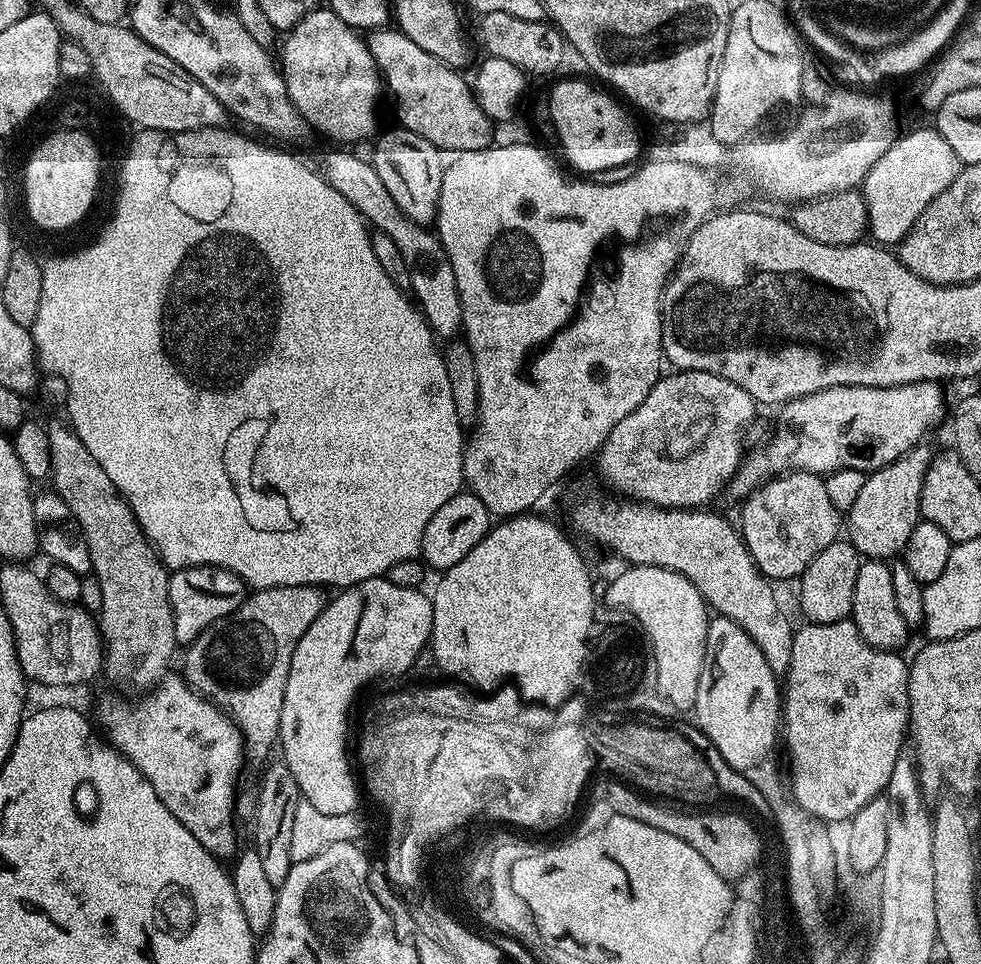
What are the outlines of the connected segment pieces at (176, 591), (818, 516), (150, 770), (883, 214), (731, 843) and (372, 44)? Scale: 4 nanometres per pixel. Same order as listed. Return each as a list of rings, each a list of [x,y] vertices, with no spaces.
[[[209,564],[193,568],[177,568],[169,575],[170,606],[174,614],[174,634],[177,645],[187,646],[198,638],[203,628],[231,617],[246,599],[244,579],[225,568]]]
[[[785,472],[761,484],[746,497],[743,504],[738,531],[744,537],[744,544],[760,573],[772,582],[795,581],[806,570],[806,566],[810,566],[810,562],[814,562],[814,558],[822,554],[826,546],[833,544],[842,532],[842,514],[830,503],[824,481],[815,472]]]
[[[165,675],[141,698],[102,697],[99,727],[108,743],[131,760],[154,786],[154,794],[162,798],[166,810],[202,842],[209,854],[235,857],[238,847],[232,816],[234,820],[240,767],[246,764],[244,738],[240,727],[219,704],[205,700],[183,675],[172,675]]]
[[[935,127],[920,128],[917,132],[906,133],[905,136],[903,133],[890,146],[890,150],[886,150],[886,154],[882,154],[878,162],[874,162],[862,185],[864,201],[868,207],[868,231],[871,239],[881,246],[899,245],[904,235],[914,226],[916,219],[926,210],[926,206],[934,202],[934,198],[938,198],[938,194],[942,194],[942,190],[950,186],[950,182],[954,182],[961,167],[954,150],[950,150],[950,142],[946,142],[946,138],[942,138]]]
[[[600,782],[600,792],[604,792],[608,800],[612,800],[612,808],[620,808],[620,813],[635,816],[636,824],[645,823],[646,826],[654,826],[654,830],[662,830],[674,838],[679,838],[681,842],[686,842],[686,846],[698,850],[698,854],[702,854],[702,858],[706,858],[706,862],[710,862],[710,866],[718,870],[722,879],[729,882],[739,881],[744,868],[749,869],[754,859],[762,858],[760,836],[756,833],[757,825],[752,822],[744,824],[746,816],[740,812],[704,812],[708,810],[679,812],[676,808],[663,808],[662,805],[655,804],[652,801],[655,799],[641,794],[627,783],[621,783]]]
[[[385,26],[379,30],[367,33],[368,49],[379,75],[388,83],[392,96],[396,99],[396,112],[401,116],[403,127],[411,132],[417,132],[422,138],[426,138],[441,150],[453,148],[453,153],[480,152],[493,143],[493,121],[480,108],[476,101],[473,89],[463,80],[460,74],[448,74],[441,80],[435,80],[432,76],[424,76],[412,88],[412,71],[415,68],[437,67],[438,61],[418,42],[410,42],[406,34],[395,27]]]

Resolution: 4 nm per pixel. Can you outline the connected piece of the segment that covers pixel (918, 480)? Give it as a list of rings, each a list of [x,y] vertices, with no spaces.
[[[924,447],[911,448],[905,456],[885,468],[877,468],[865,479],[854,506],[846,514],[846,539],[856,547],[861,557],[888,562],[903,553],[910,534],[922,519],[922,482],[934,455],[933,449]]]

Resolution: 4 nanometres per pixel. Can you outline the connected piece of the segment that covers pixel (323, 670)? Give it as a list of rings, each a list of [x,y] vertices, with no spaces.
[[[373,578],[371,580],[363,580],[362,582],[358,582],[357,584],[347,585],[343,590],[337,591],[340,592],[336,597],[329,599],[327,603],[325,603],[324,608],[318,614],[318,618],[314,618],[314,622],[310,622],[310,630],[306,630],[306,634],[302,634],[302,638],[298,642],[298,646],[294,650],[294,658],[290,662],[290,674],[286,678],[286,690],[284,691],[284,697],[282,698],[282,714],[280,715],[280,734],[278,737],[278,748],[279,751],[284,751],[284,756],[282,756],[282,762],[286,767],[290,770],[290,774],[294,774],[294,782],[298,782],[298,790],[300,791],[303,803],[309,804],[310,806],[314,806],[314,810],[318,810],[322,814],[350,814],[351,812],[356,812],[360,807],[360,790],[362,794],[362,788],[359,784],[356,785],[356,780],[352,777],[352,768],[348,765],[348,740],[344,735],[348,732],[348,707],[351,706],[352,703],[356,700],[356,695],[359,694],[360,691],[363,690],[364,687],[367,686],[371,680],[376,680],[379,676],[400,676],[404,671],[407,670],[408,667],[411,666],[412,663],[415,662],[416,659],[420,656],[420,651],[427,649],[429,647],[431,638],[432,638],[432,598],[431,595],[420,588],[407,588],[406,586],[394,586],[394,582],[390,582],[387,578]]]

